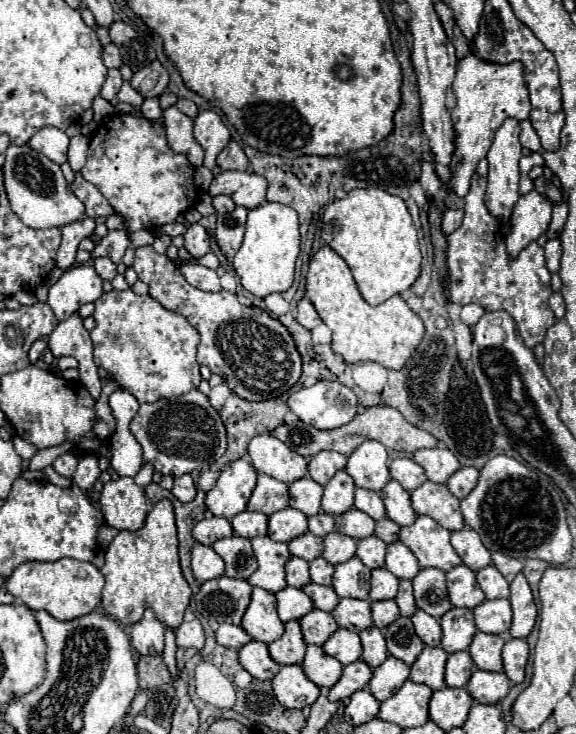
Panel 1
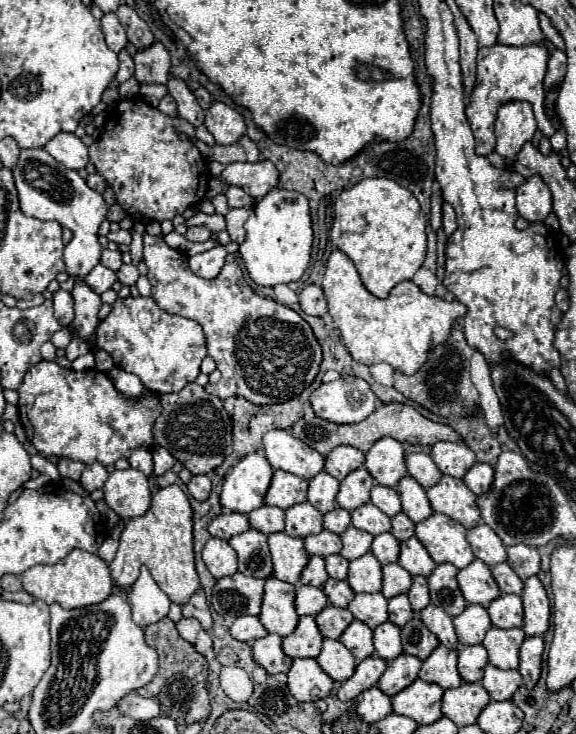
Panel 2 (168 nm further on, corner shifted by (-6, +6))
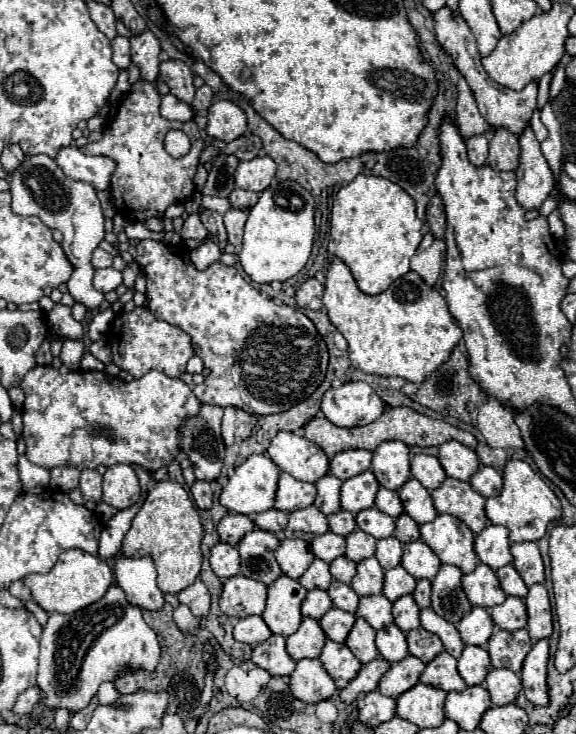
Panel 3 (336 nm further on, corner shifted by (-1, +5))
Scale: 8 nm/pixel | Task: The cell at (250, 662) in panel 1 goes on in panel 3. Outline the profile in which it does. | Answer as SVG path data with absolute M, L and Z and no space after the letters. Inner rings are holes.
M273 634L269 640L253 648L251 660L273 676L289 676L295 670L295 660L285 650L285 638Z

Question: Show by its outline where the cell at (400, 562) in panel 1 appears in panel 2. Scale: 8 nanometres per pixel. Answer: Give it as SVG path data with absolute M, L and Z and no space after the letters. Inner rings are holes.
M410 537L408 541L400 543L400 559L398 563L410 573L410 575L424 575L428 577L436 563L428 555L428 551L422 547L422 543L416 537Z

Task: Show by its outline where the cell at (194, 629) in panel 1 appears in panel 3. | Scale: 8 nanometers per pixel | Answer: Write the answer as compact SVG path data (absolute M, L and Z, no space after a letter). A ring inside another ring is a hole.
M195 580L191 586L183 588L177 596L179 596L179 602L189 606L195 616L207 616L209 614L211 596L209 596L207 586L201 580Z

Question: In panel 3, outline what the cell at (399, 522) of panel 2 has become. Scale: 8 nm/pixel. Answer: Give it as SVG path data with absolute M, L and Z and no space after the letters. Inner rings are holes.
M401 514L395 522L395 538L403 544L407 542L413 542L413 540L419 540L419 524L409 516L409 514Z

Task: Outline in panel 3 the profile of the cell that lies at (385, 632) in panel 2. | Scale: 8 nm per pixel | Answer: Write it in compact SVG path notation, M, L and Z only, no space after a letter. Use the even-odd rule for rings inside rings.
M391 624L389 628L381 628L377 632L377 648L379 654L389 662L399 662L409 656L405 634L395 624Z

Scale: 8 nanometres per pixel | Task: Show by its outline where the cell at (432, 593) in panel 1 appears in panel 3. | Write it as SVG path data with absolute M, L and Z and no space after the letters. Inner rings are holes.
M443 564L439 574L433 578L431 608L453 624L459 624L463 614L469 614L473 610L473 604L467 600L463 592L461 578L463 572L457 566L449 566L449 564Z

